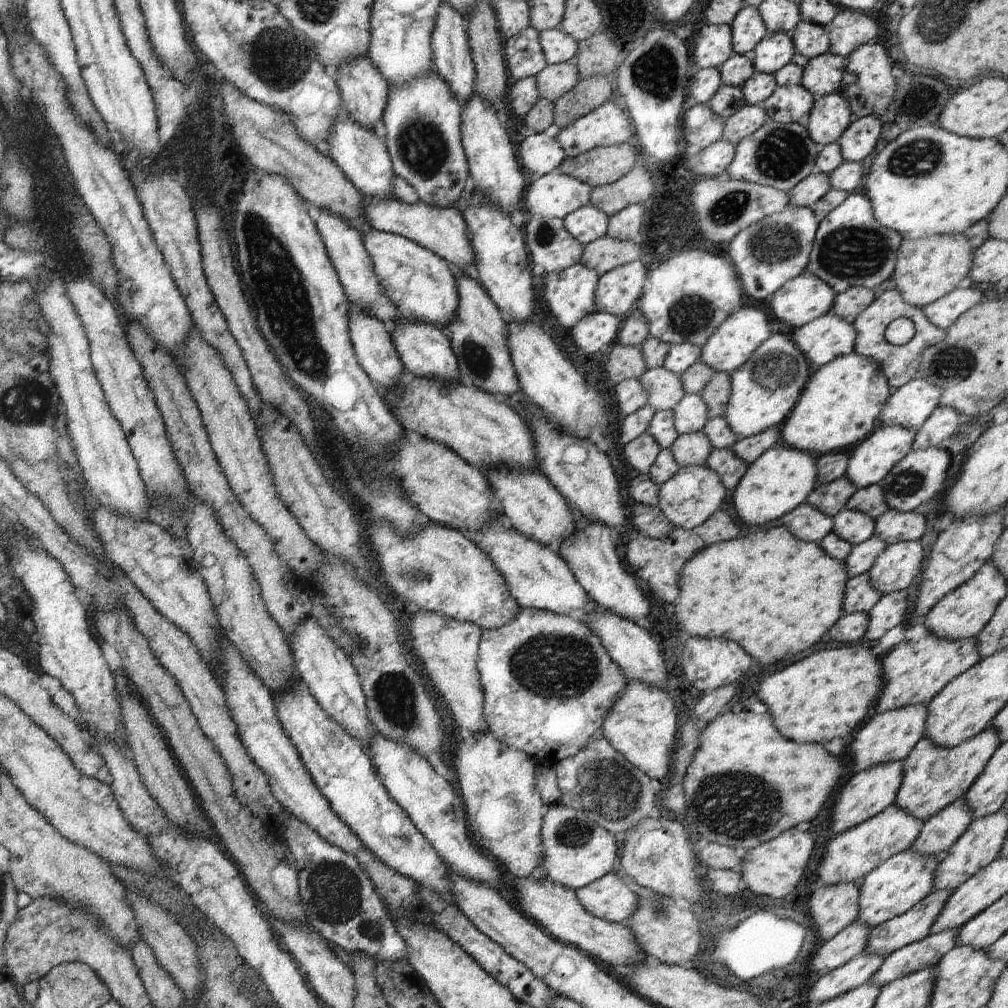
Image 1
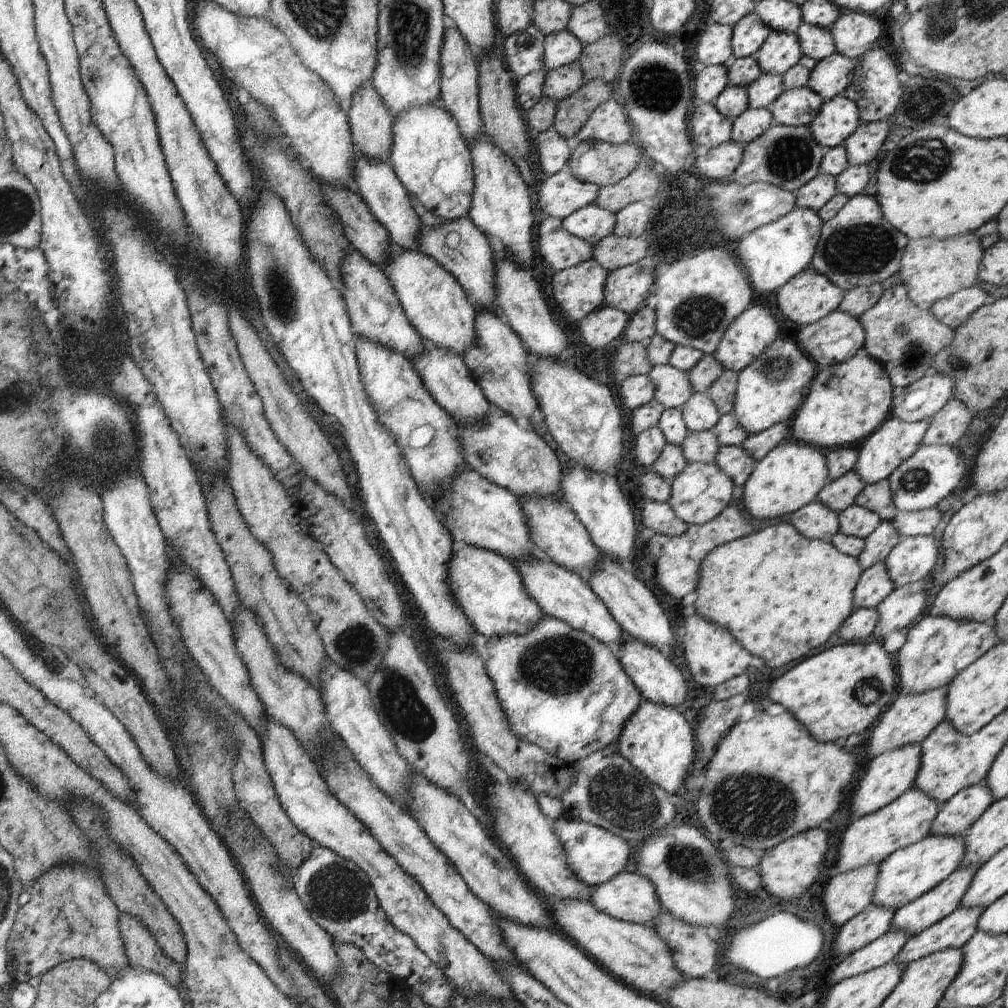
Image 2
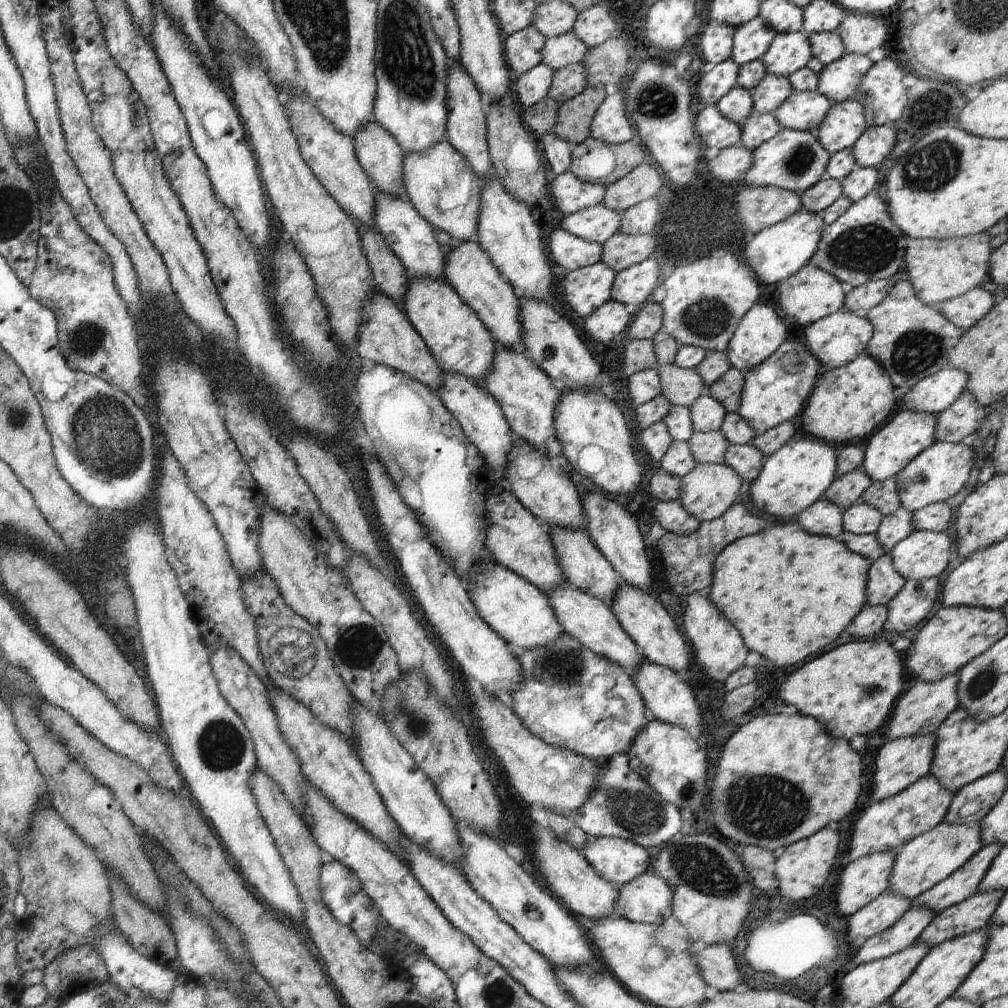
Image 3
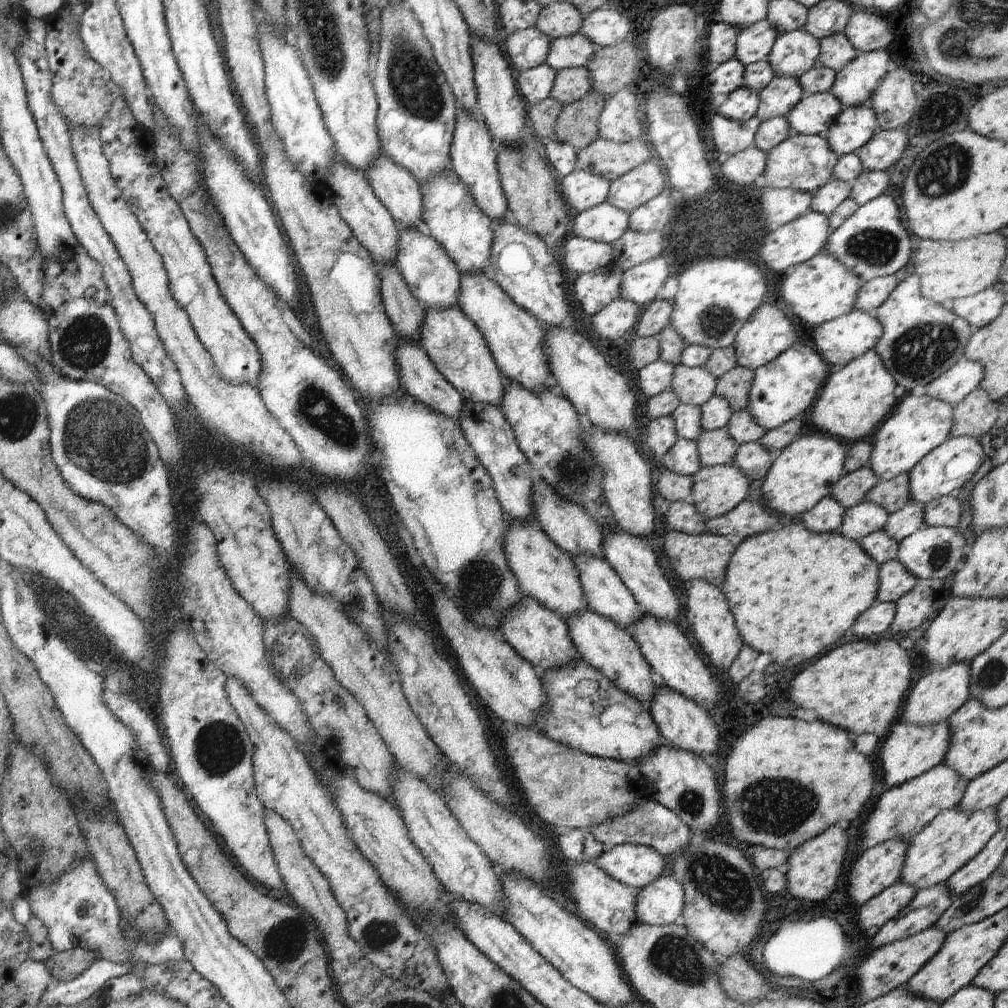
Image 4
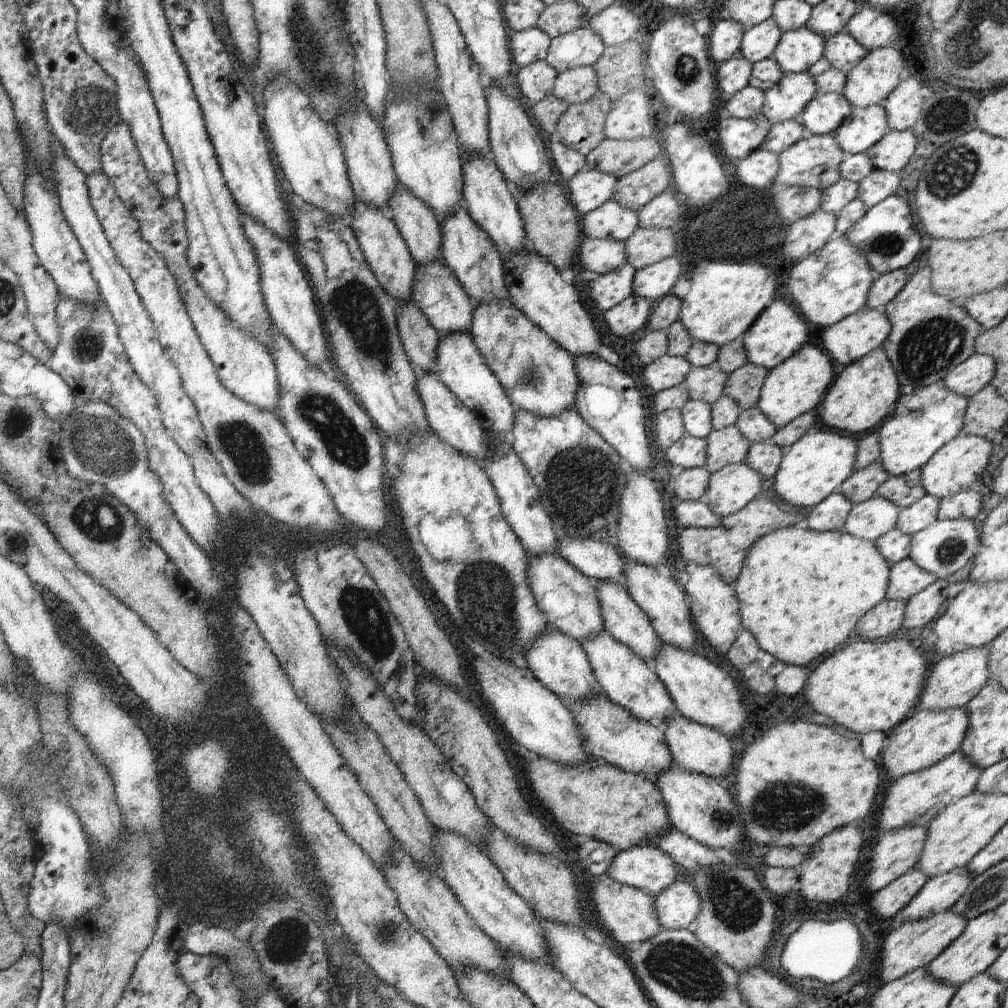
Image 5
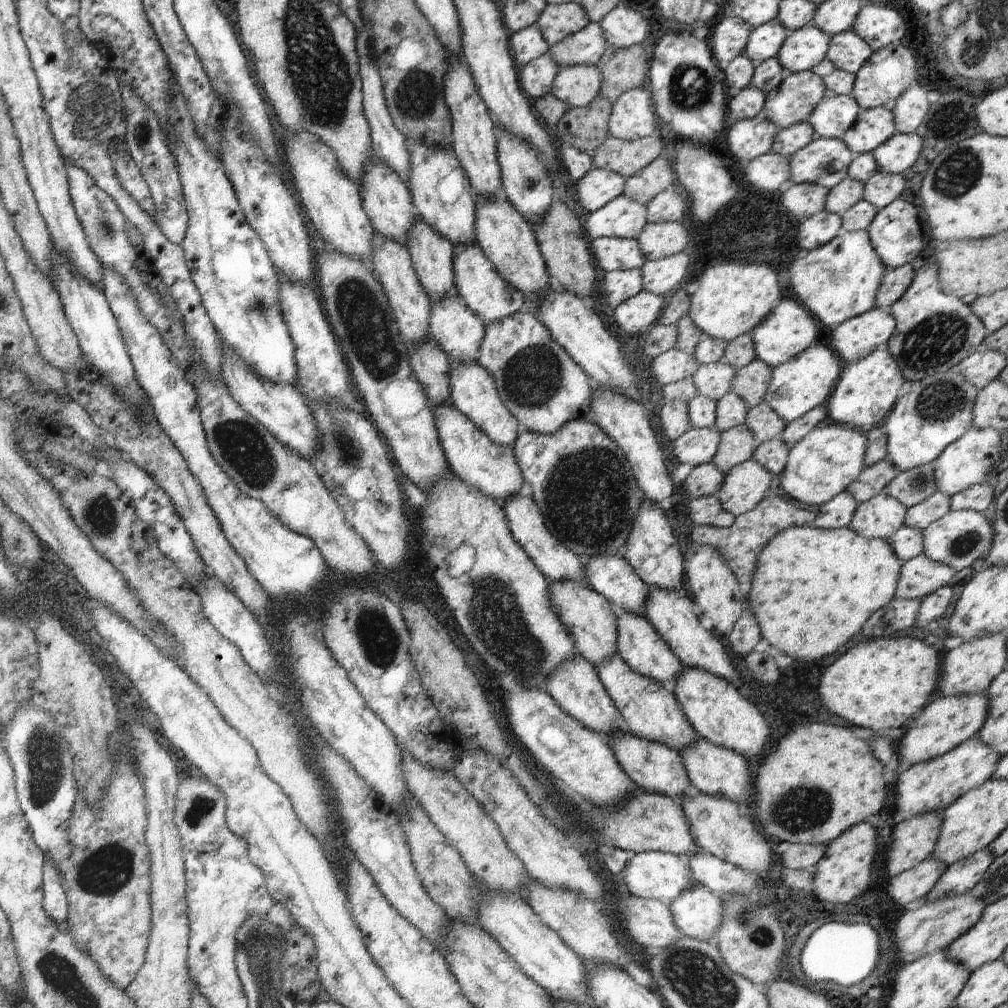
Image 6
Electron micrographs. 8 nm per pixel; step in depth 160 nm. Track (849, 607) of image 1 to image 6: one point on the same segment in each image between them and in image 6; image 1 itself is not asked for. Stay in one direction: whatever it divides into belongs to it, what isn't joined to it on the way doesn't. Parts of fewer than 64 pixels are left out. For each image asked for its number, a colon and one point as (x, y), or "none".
2: (874, 584)
3: (884, 582)
4: (895, 581)
5: (905, 579)
6: (920, 576)

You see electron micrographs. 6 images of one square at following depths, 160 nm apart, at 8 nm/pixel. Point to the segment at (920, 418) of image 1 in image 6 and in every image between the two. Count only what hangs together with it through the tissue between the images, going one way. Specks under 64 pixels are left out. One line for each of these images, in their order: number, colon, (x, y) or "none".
2: (920, 401)
3: (935, 394)
4: (965, 376)
5: (967, 378)
6: (980, 368)

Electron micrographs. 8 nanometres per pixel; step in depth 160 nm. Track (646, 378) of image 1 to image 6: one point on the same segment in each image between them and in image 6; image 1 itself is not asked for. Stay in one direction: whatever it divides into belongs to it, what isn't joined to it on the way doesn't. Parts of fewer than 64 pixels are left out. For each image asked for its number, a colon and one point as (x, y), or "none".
2: (672, 386)
3: (683, 387)
4: (693, 386)
5: (706, 384)
6: (714, 380)

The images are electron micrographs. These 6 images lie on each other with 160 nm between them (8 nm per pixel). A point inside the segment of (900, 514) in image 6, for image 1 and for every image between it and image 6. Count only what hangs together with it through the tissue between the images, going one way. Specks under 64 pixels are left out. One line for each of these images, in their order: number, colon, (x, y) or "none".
1: (852, 526)
2: (856, 521)
3: (861, 519)
4: (866, 517)
5: (869, 520)

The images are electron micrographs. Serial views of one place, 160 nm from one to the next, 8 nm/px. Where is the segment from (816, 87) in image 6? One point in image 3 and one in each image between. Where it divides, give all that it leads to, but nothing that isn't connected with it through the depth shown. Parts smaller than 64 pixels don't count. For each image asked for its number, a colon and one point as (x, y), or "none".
3: (773, 91)
4: (780, 96)
5: (789, 96)

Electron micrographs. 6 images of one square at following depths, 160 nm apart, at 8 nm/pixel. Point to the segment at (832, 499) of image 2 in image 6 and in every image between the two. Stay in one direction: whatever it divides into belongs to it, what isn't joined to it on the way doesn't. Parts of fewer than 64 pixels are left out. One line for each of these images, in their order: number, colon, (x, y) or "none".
3: (846, 491)
4: (852, 488)
5: (861, 485)
6: (872, 480)

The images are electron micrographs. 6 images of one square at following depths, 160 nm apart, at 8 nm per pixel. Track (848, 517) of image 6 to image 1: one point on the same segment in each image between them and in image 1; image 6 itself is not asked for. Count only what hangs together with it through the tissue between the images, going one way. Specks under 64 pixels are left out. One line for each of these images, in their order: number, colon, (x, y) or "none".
1: (808, 524)
2: (814, 521)
3: (823, 518)
4: (826, 517)
5: (829, 515)

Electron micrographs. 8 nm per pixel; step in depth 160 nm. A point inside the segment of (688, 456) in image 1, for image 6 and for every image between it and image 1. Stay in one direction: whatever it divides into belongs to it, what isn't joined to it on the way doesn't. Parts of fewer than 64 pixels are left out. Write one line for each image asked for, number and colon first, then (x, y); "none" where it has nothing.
2: (702, 446)
3: (710, 447)
4: (716, 447)
5: (726, 446)
6: (737, 445)

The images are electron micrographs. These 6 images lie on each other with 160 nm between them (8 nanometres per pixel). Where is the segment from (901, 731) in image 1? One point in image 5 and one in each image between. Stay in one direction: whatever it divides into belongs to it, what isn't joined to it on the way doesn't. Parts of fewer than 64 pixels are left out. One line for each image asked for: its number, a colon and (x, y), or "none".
2: (909, 718)
3: (921, 711)
4: (936, 696)
5: (954, 680)

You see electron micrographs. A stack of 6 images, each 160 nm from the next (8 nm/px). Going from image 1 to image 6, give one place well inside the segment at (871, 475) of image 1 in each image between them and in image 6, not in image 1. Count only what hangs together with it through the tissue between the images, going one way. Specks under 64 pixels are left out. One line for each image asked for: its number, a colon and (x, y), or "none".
2: (894, 441)
3: (891, 448)
4: (918, 425)
5: (923, 421)
6: (937, 410)

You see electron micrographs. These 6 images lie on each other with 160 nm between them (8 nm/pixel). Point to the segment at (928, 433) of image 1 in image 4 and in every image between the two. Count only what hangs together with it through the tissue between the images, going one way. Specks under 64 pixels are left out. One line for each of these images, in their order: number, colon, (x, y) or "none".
2: (951, 421)
3: (964, 417)
4: (977, 413)

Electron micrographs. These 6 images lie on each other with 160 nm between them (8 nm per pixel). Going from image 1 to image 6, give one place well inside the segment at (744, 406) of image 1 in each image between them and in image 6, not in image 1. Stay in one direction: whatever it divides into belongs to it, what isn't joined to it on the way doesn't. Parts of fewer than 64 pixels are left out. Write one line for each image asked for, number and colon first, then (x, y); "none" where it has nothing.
2: (769, 391)
3: (776, 391)
4: (785, 388)
5: (798, 385)
6: (804, 382)

